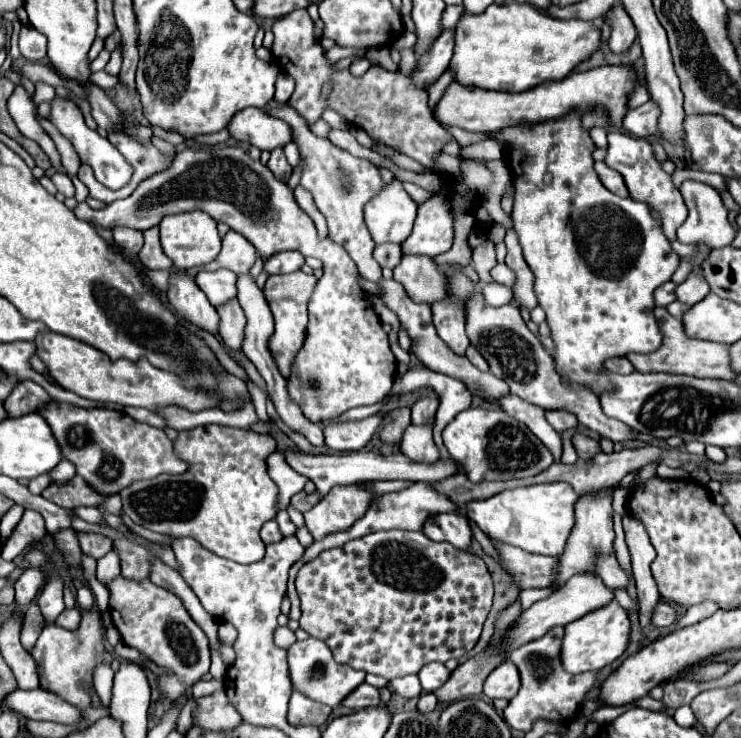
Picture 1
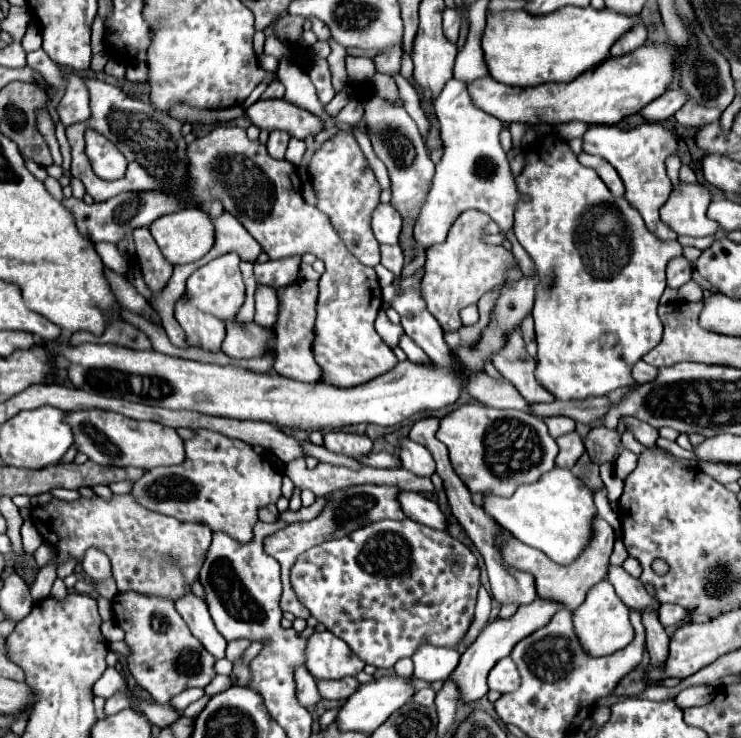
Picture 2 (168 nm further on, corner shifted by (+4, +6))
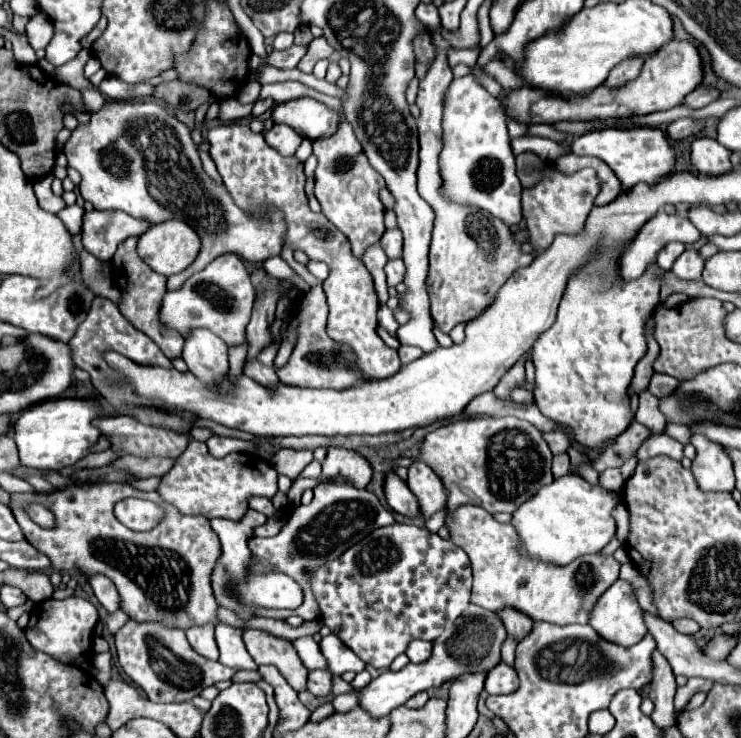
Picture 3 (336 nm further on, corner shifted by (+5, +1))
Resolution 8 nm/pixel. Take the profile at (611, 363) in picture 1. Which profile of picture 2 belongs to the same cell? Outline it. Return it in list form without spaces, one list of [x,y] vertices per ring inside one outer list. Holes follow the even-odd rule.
[[[639,361],[639,363],[633,367],[633,379],[635,379],[639,385],[653,381],[653,379],[657,377],[657,373],[659,373],[659,369],[653,367],[653,365],[647,365],[645,361]]]

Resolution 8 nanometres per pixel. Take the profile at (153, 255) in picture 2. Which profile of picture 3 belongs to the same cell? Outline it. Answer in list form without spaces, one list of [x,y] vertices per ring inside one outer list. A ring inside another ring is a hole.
[[[134,236],[128,238],[126,242],[120,244],[120,248],[116,252],[116,262],[112,258],[114,282],[116,282],[118,290],[122,292],[122,302],[118,308],[124,314],[124,318],[130,320],[134,328],[138,328],[140,332],[150,336],[168,358],[176,358],[182,354],[184,338],[180,338],[180,334],[176,334],[176,330],[168,330],[160,322],[160,298],[164,298],[164,294],[166,294],[166,276],[160,276],[152,268],[146,266],[146,262],[136,254],[136,242],[138,242],[138,238],[134,238]],[[116,270],[118,270],[120,280],[116,280]]]

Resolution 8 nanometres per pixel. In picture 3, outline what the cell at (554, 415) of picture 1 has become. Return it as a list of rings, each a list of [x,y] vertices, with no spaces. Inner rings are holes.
[[[558,430],[548,432],[548,434],[544,434],[544,438],[546,438],[552,454],[560,454],[560,452],[566,452],[570,448],[570,440],[568,440],[568,436],[564,432],[558,432]]]

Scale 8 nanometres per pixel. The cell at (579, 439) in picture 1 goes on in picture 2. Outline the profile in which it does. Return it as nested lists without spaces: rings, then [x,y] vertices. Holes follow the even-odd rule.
[[[593,427],[585,439],[585,451],[589,453],[591,461],[601,465],[607,463],[615,457],[617,449],[621,443],[621,435],[617,429],[607,429],[607,427]]]

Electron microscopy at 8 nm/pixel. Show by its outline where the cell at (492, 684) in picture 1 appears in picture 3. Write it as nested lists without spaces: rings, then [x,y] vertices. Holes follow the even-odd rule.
[[[500,662],[488,672],[484,690],[488,694],[510,694],[510,692],[516,692],[516,686],[518,686],[516,670],[506,662]]]

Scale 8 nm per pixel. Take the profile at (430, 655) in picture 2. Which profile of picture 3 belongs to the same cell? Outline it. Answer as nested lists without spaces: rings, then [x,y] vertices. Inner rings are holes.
[[[412,640],[408,650],[406,650],[406,656],[410,658],[410,662],[414,664],[420,664],[424,660],[428,660],[432,656],[432,642],[426,642],[426,640]]]

